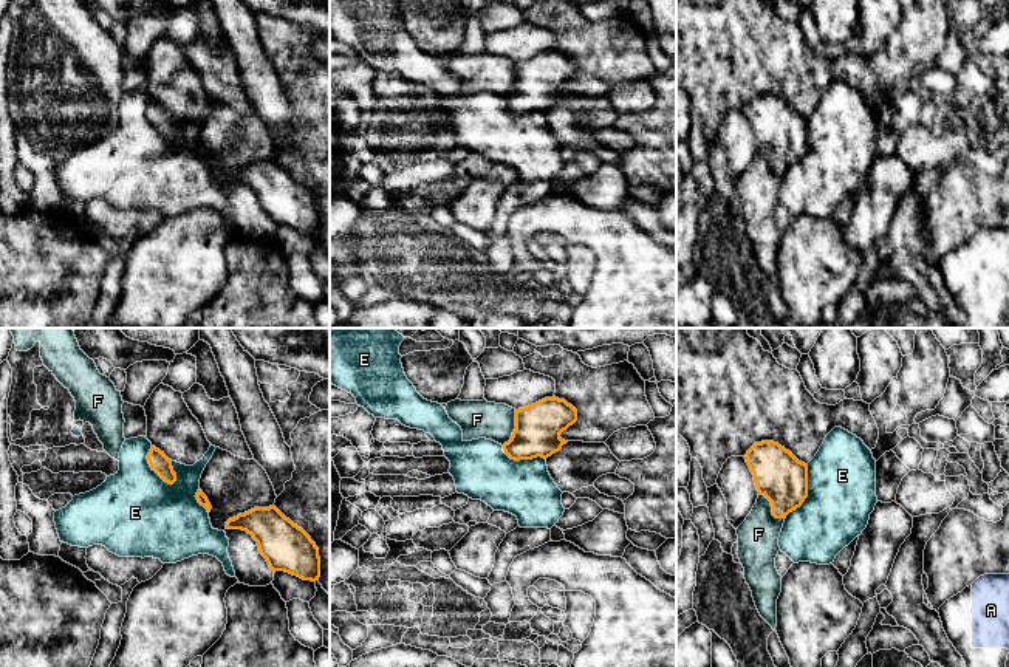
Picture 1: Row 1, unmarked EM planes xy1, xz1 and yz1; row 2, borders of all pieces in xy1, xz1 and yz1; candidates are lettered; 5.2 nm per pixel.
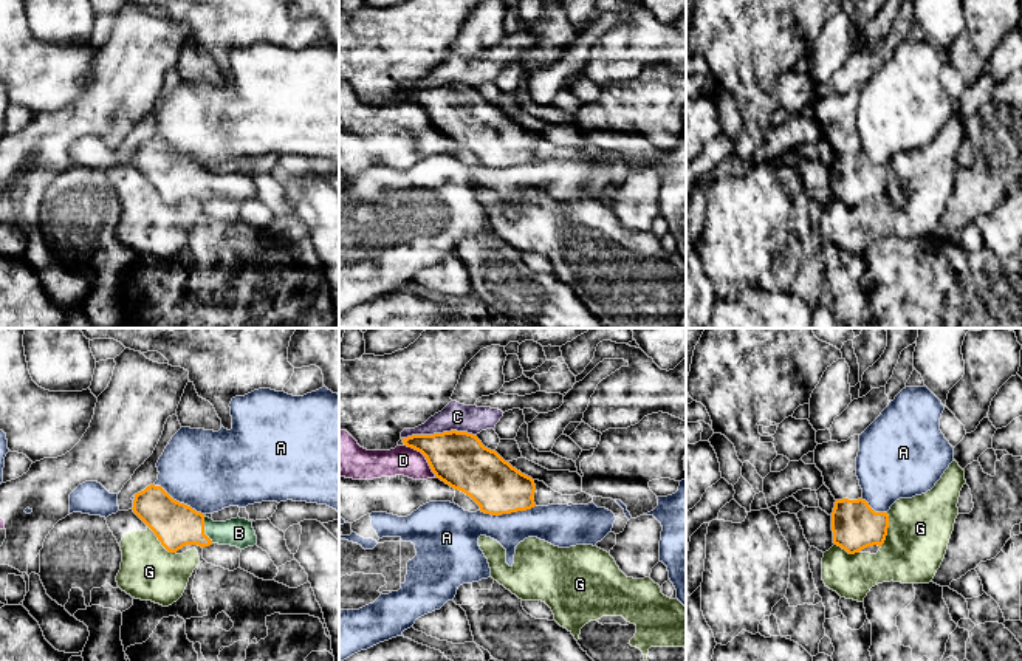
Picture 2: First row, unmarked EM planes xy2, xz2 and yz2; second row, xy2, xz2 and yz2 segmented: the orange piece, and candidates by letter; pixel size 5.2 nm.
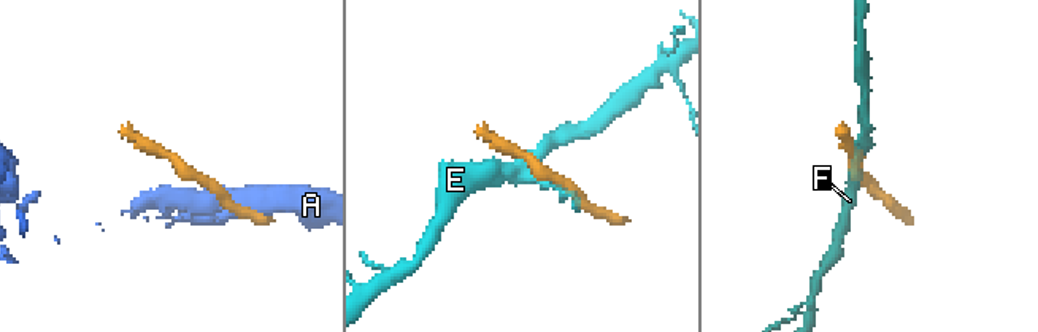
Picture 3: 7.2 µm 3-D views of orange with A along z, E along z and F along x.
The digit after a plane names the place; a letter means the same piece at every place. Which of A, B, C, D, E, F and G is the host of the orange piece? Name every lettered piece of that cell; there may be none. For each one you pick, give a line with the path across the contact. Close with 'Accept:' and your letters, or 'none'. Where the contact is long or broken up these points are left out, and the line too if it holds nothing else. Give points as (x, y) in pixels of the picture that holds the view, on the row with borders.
B: runs through xy2 (175, 525), (203, 530), (239, 533)
Accept: B

